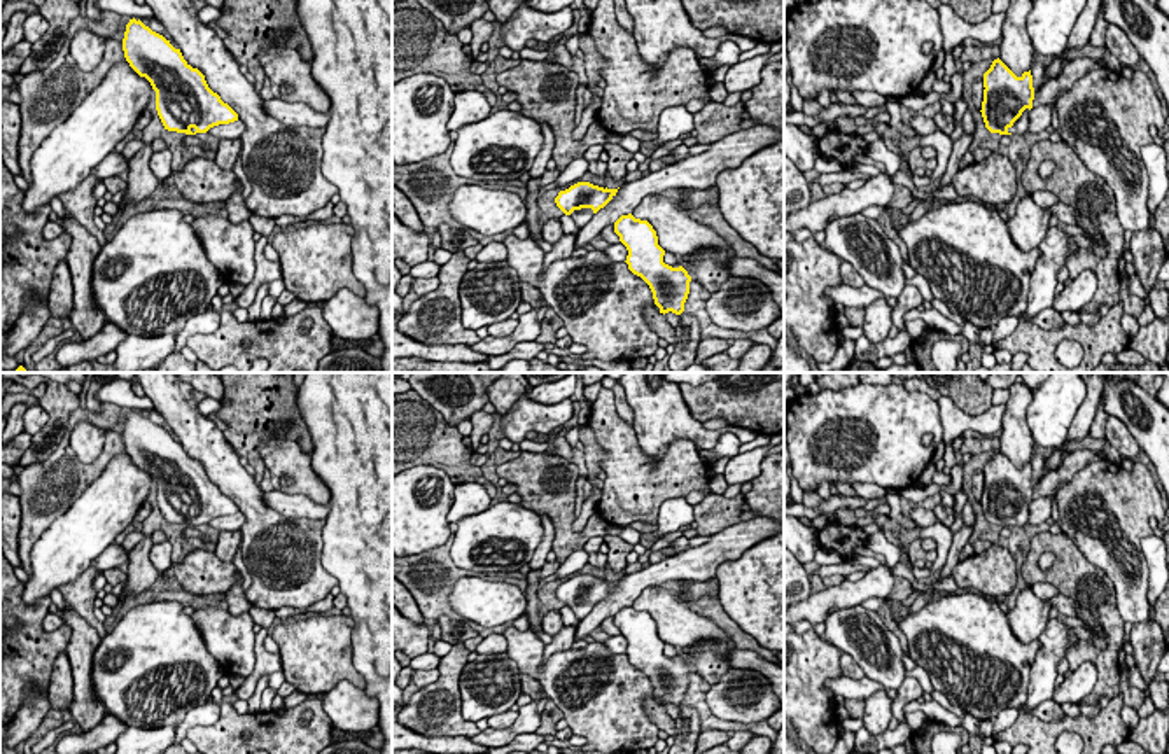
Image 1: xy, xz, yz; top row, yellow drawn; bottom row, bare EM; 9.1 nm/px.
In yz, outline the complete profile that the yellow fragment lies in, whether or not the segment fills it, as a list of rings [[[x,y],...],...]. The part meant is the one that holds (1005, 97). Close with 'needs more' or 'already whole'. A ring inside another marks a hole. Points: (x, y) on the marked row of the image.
[[[999,58],[984,73],[982,117],[990,133],[1029,135],[1034,87],[1031,70],[1017,77]]]; needs more

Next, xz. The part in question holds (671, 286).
[[[628,213],[614,222],[614,233],[628,250],[625,261],[628,269],[649,285],[660,313],[681,315],[690,294],[691,276],[682,266],[672,268],[663,262],[665,250],[658,245],[653,226]]]; already whole

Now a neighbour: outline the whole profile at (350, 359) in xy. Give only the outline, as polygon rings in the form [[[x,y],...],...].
[[[345,348],[320,359],[317,373],[383,373],[383,369],[380,357],[362,348]]]

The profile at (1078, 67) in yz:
[[[1096,58],[1071,59],[1057,79],[1048,80],[1043,87],[1034,89],[1032,108],[1046,105],[1064,94],[1073,84],[1090,70],[1097,68]]]

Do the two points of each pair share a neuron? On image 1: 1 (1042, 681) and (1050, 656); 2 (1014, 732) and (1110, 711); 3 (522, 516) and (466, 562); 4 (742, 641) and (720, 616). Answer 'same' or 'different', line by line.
1: same
2: same
3: same
4: same

